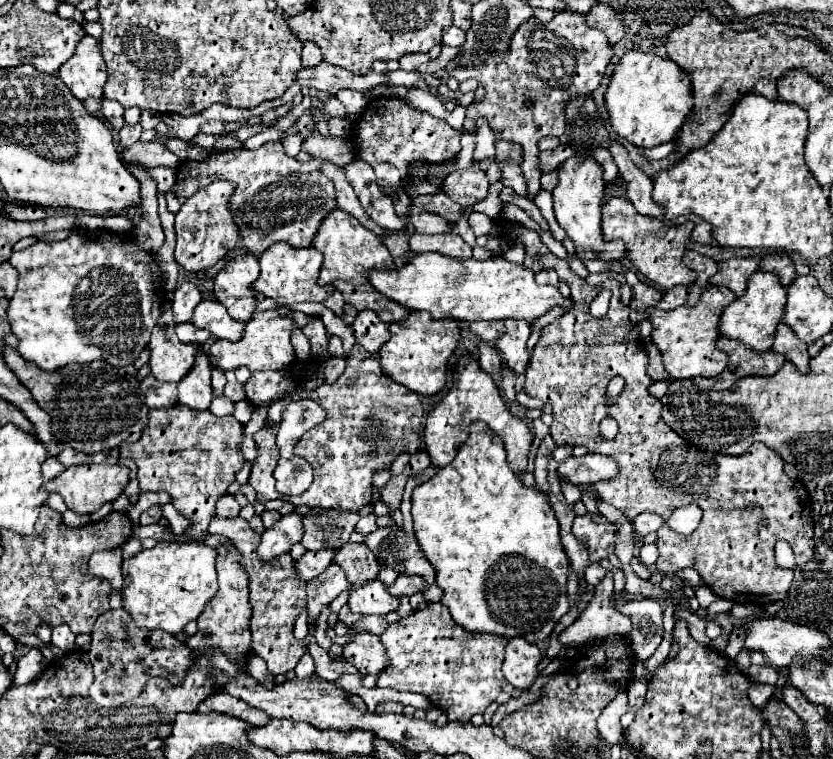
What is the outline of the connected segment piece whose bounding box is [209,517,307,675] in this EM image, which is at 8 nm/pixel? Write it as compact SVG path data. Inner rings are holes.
M215 517L209 523L209 533L225 535L235 543L235 547L243 555L245 570L249 575L249 601L253 605L253 617L250 620L250 630L253 633L253 649L259 657L267 661L267 667L273 675L289 673L295 669L297 661L305 653L305 643L293 637L293 625L301 611L307 607L305 599L305 581L293 571L293 559L290 553L285 553L271 560L264 561L257 554L257 546L261 535L255 533L249 523L241 517L235 519L219 519Z

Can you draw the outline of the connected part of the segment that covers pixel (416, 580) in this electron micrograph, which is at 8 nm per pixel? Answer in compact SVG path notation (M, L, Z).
M399 575L393 585L389 585L389 591L393 597L411 597L415 593L423 593L427 587L425 581L421 581L419 575Z

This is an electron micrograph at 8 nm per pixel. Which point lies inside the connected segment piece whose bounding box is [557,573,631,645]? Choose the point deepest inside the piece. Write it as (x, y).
(600, 619)

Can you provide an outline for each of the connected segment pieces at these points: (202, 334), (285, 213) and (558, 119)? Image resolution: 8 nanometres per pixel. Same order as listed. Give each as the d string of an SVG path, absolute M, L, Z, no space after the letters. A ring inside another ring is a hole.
M181 323L181 325L175 325L175 333L179 337L179 341L183 343L197 343L197 345L203 345L211 339L211 331L205 331L205 329L197 329L193 327L191 323Z
M281 141L265 143L257 151L235 149L225 153L211 153L209 161L183 161L177 167L175 195L183 201L213 181L227 179L237 183L237 189L229 201L233 219L241 231L243 245L259 255L271 243L285 241L293 247L311 247L321 219L337 207L333 181L321 173L321 159L309 159L305 163L287 157Z
M563 11L563 13L555 13L551 23L541 23L537 17L529 17L513 33L509 49L503 57L493 55L489 61L485 61L483 65L475 67L475 69L453 69L449 73L451 77L457 77L457 79L473 77L479 81L479 85L483 85L485 99L479 105L467 107L467 117L471 117L471 119L487 117L491 129L495 131L495 135L499 139L507 139L507 141L521 145L521 149L523 149L523 175L527 181L529 199L533 199L537 195L537 191L541 189L541 183L539 183L541 169L537 163L539 139L545 135L563 135L563 131L565 131L565 103L575 95L593 93L599 87L611 57L613 57L613 47L611 47L611 43L607 43L605 33L587 27L583 13Z

